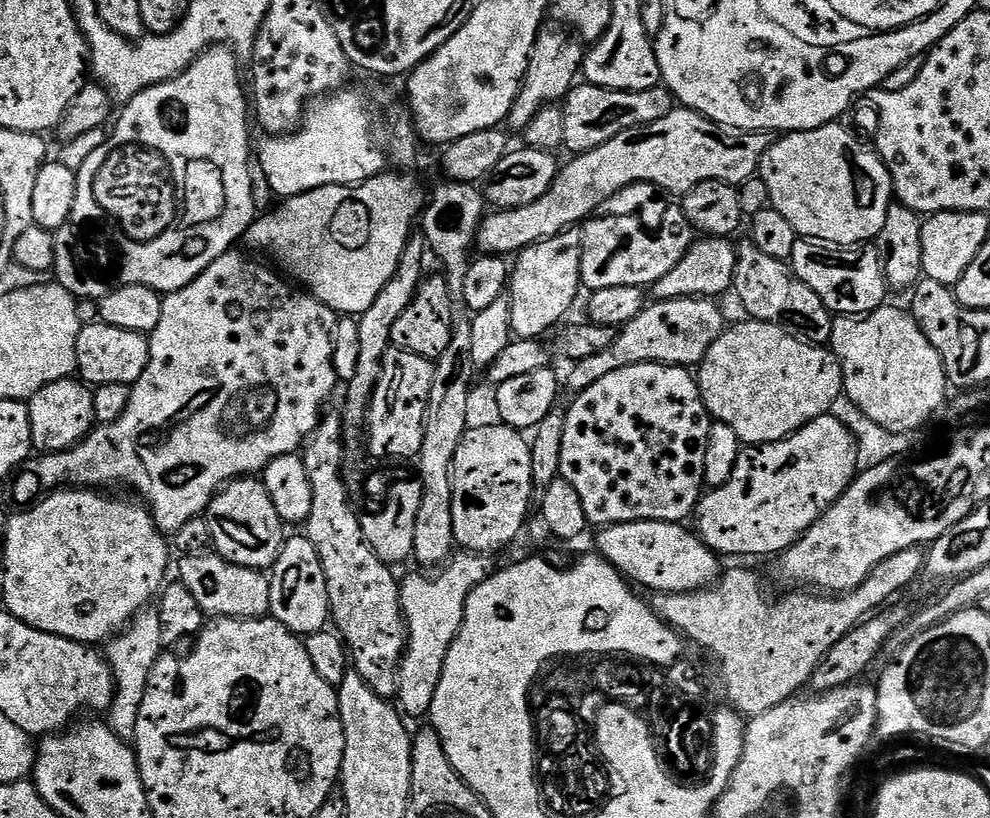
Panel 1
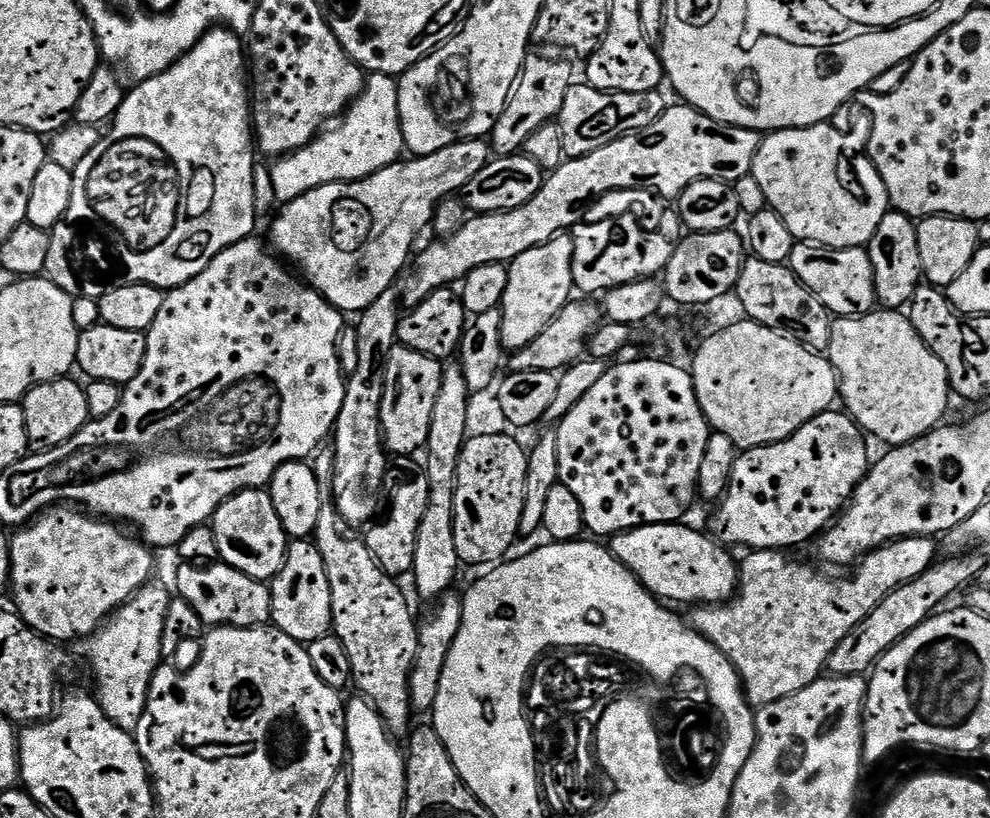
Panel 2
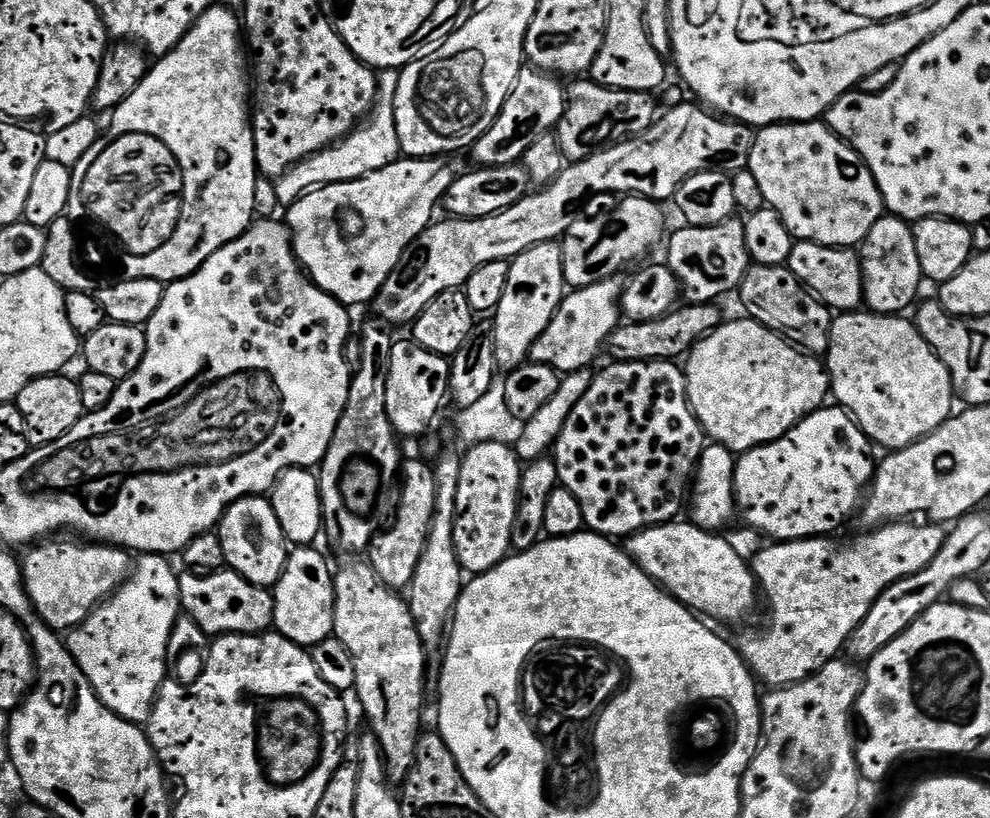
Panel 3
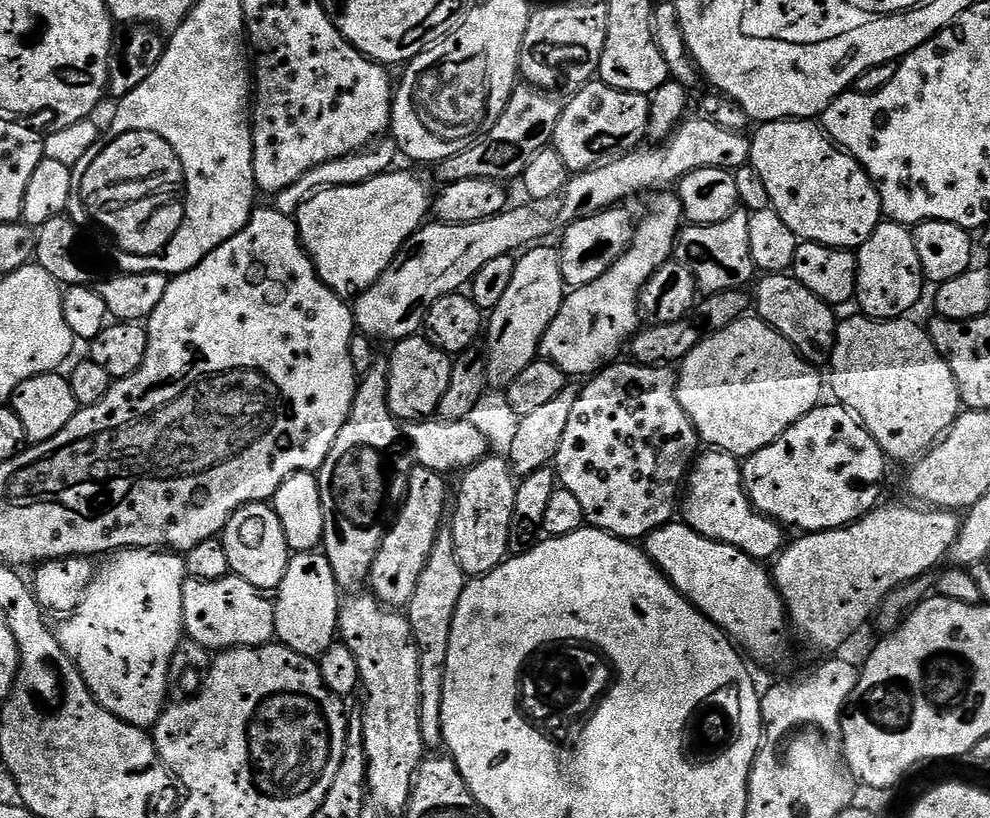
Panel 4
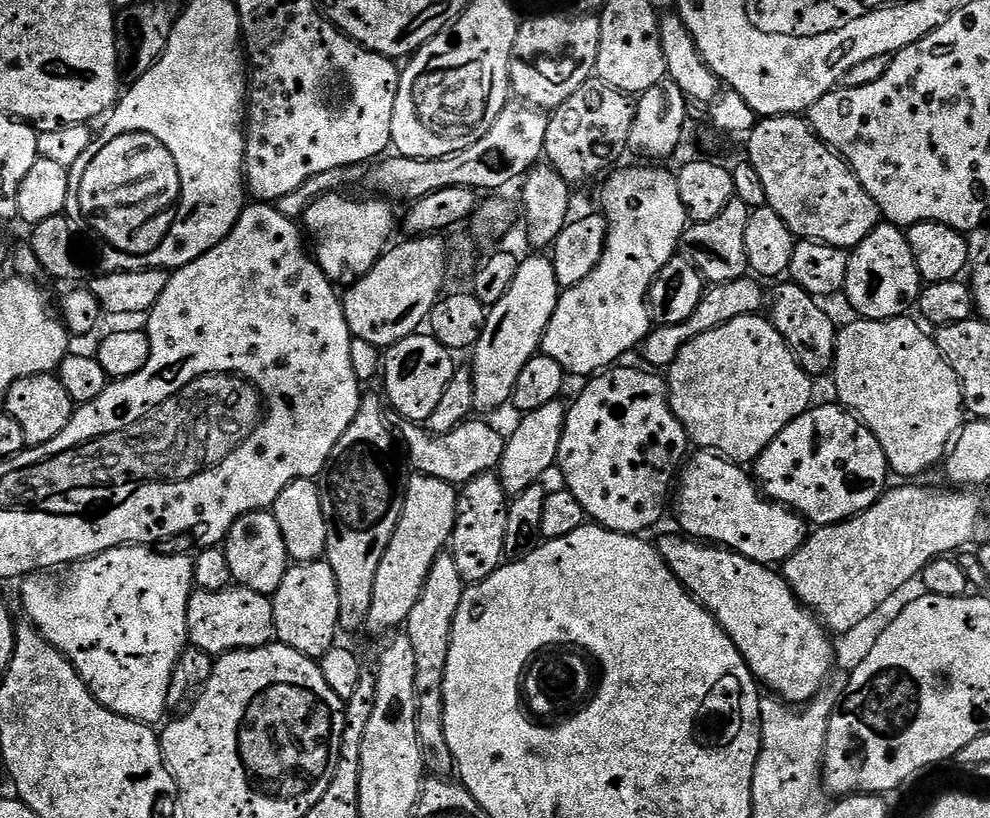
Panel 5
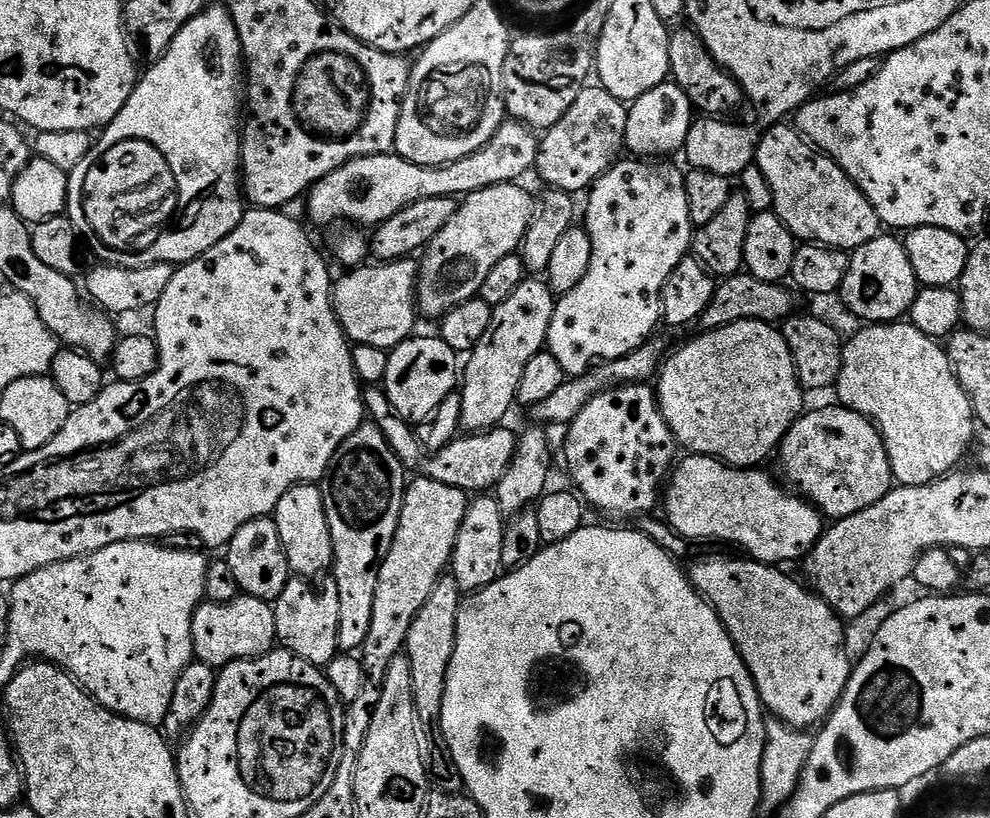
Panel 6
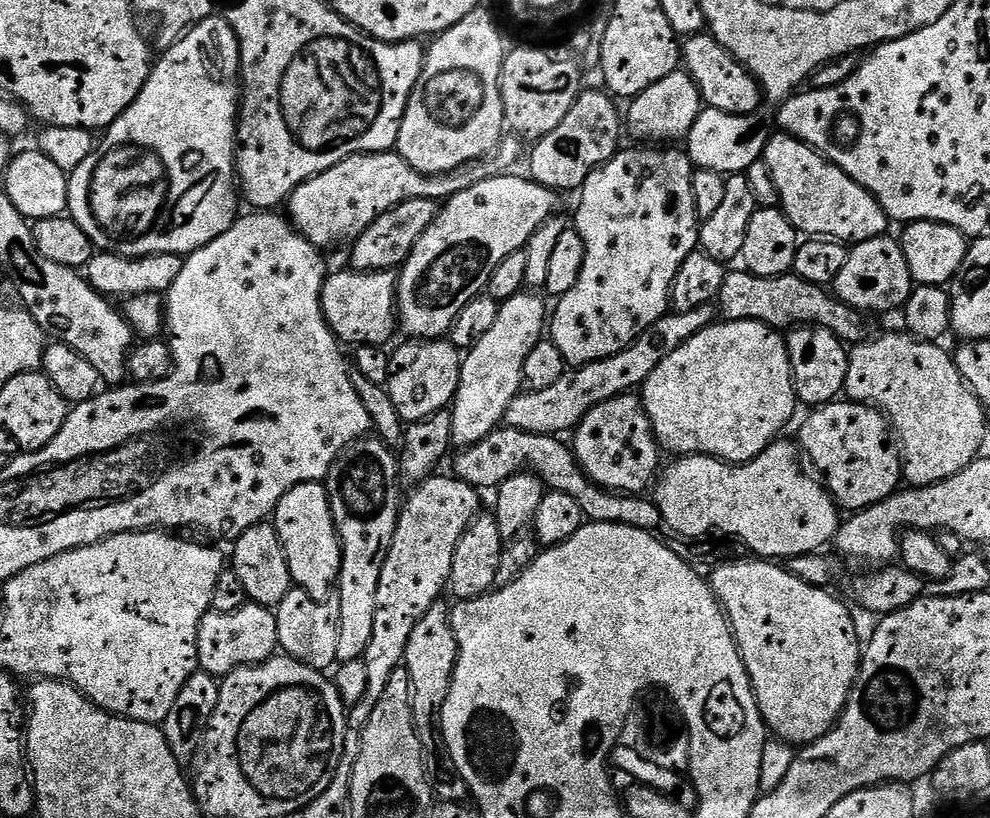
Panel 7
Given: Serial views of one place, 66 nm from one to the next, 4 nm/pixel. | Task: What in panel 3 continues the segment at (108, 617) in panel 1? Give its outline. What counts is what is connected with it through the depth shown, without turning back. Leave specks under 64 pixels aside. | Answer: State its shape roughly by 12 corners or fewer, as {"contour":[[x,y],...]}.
{"contour":[[52,538],[27,549],[24,588],[71,630],[123,586],[125,549]]}

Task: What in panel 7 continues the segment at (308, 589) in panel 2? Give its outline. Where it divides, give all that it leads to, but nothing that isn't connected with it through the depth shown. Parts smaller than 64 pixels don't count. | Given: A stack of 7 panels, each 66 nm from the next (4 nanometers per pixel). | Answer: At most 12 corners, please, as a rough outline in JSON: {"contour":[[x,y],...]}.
{"contour":[[293,586],[275,608],[279,651],[336,664],[339,603]]}

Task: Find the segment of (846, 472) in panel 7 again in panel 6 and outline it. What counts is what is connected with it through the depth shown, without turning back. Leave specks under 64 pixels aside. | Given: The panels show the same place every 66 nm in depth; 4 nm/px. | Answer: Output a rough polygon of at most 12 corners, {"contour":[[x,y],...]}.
{"contour":[[805,411],[778,449],[787,483],[832,522],[894,487],[880,429]]}

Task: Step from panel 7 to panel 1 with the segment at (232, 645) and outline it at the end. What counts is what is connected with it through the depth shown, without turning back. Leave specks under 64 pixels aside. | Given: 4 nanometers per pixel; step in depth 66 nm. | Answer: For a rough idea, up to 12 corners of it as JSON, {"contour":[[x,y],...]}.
{"contour":[[218,554],[181,555],[205,617],[258,620],[271,579]]}

